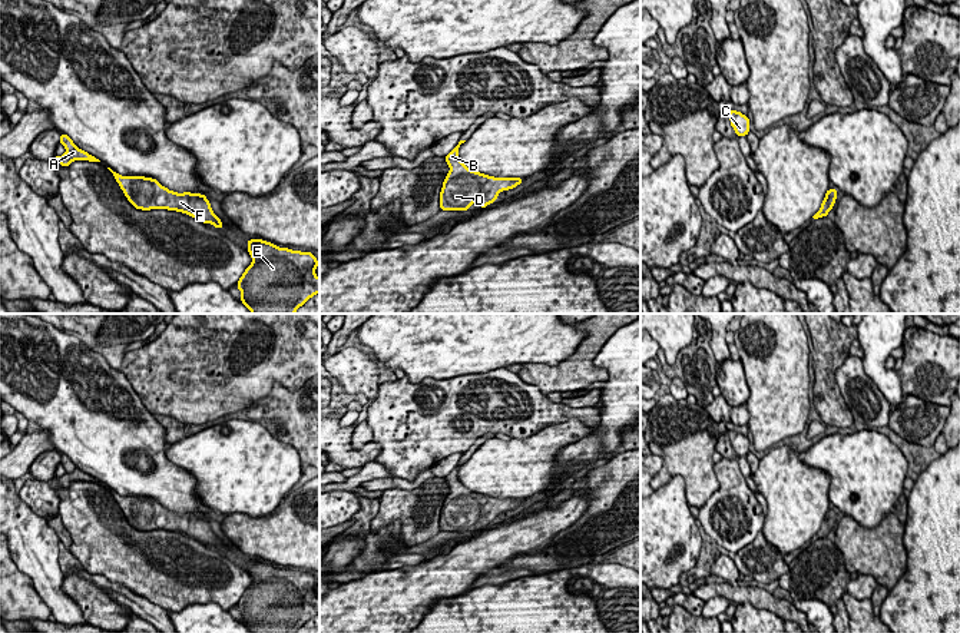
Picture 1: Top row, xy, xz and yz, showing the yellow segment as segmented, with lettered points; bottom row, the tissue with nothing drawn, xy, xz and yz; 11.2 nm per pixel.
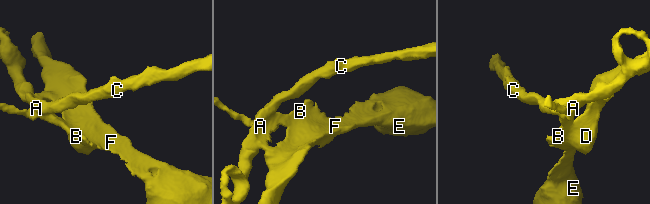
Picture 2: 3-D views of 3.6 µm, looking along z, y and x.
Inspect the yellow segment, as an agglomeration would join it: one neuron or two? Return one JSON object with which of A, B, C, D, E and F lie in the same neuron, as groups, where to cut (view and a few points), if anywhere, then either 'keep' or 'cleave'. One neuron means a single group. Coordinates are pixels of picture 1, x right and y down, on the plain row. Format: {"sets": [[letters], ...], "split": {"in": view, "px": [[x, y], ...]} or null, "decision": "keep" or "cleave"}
{"sets": [["A", "B", "C", "D", "E", "F"]], "split": null, "decision": "keep"}

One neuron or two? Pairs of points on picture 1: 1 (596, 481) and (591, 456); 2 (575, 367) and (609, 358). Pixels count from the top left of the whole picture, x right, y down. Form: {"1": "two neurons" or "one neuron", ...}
{"1": "two neurons", "2": "two neurons"}

